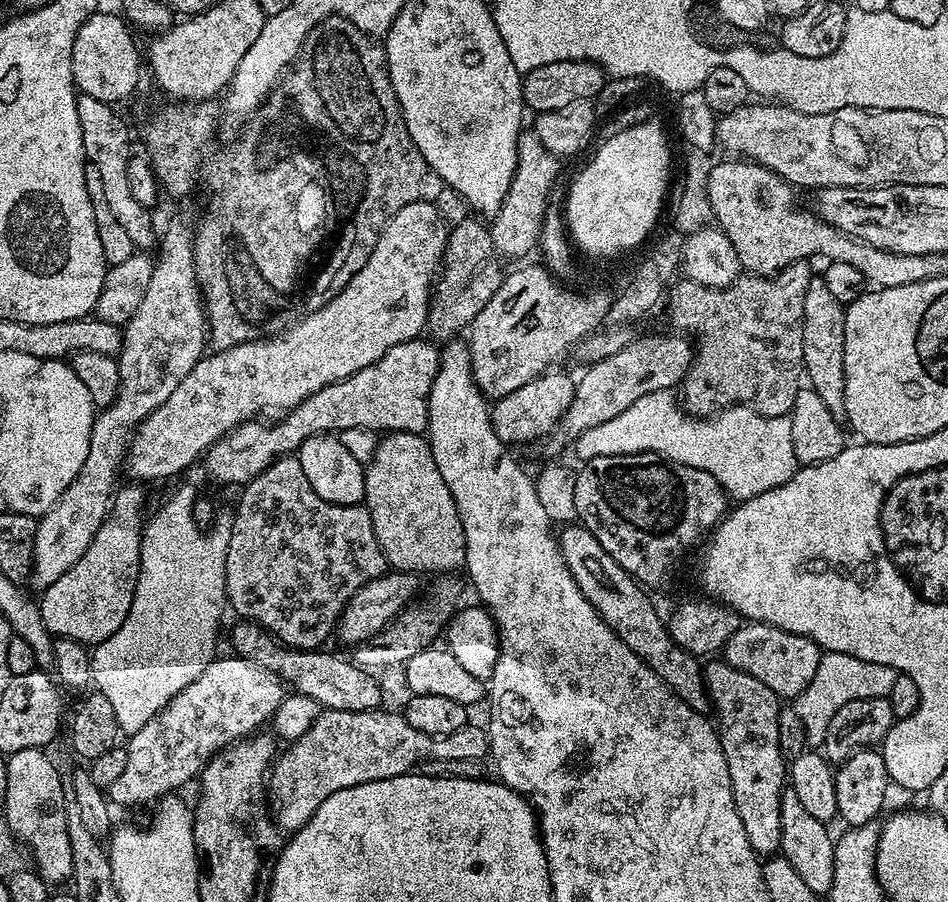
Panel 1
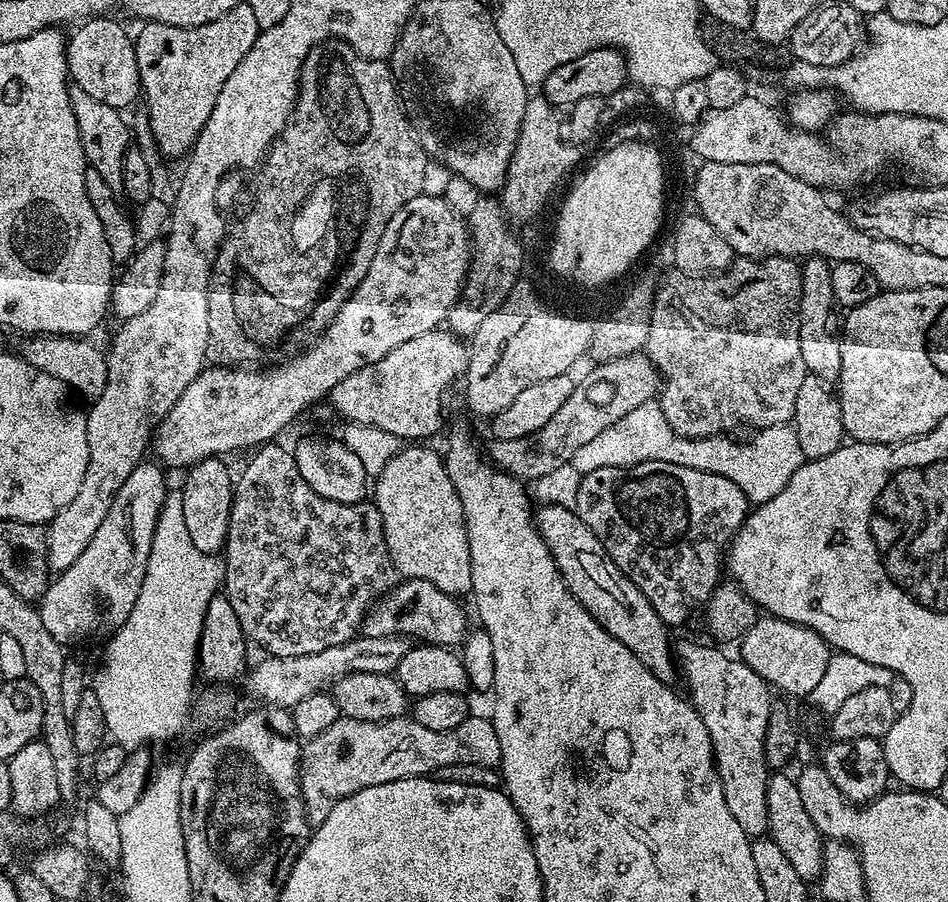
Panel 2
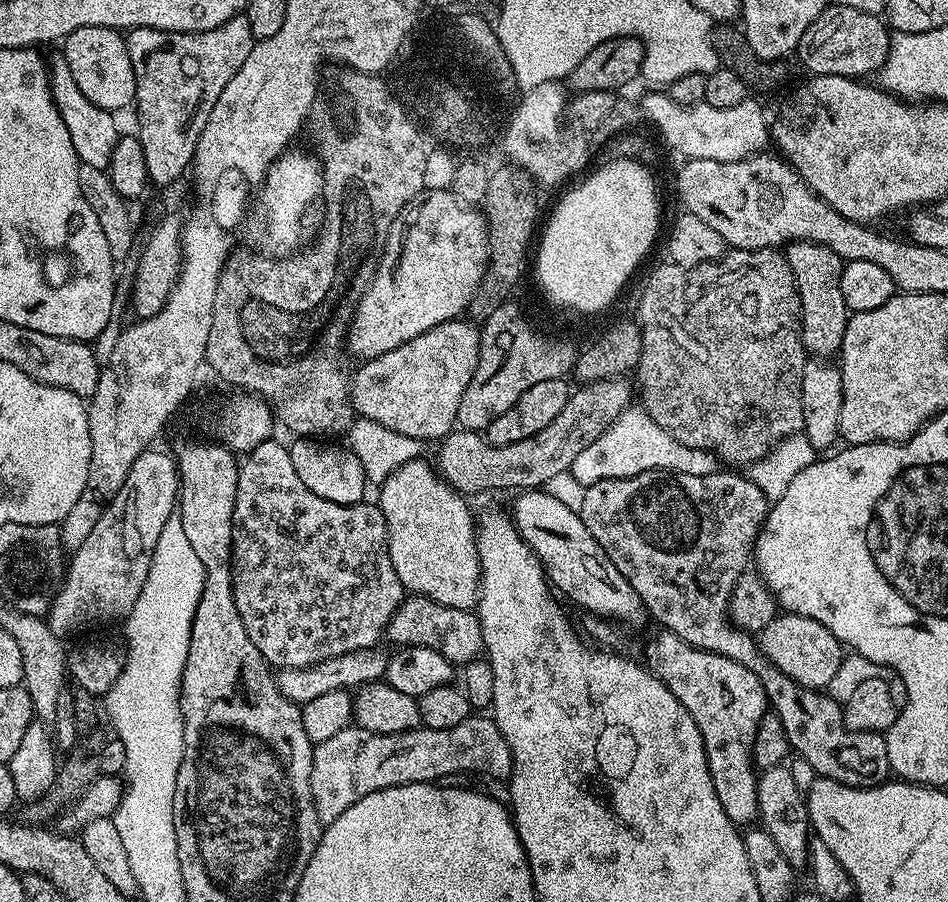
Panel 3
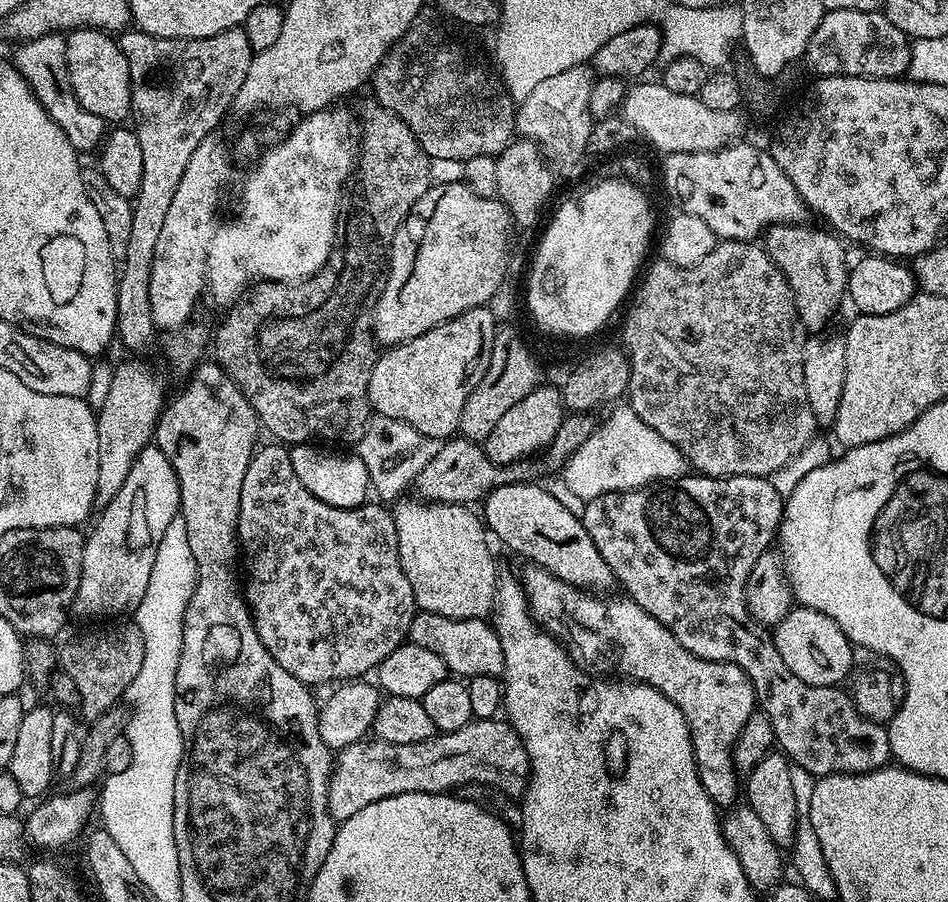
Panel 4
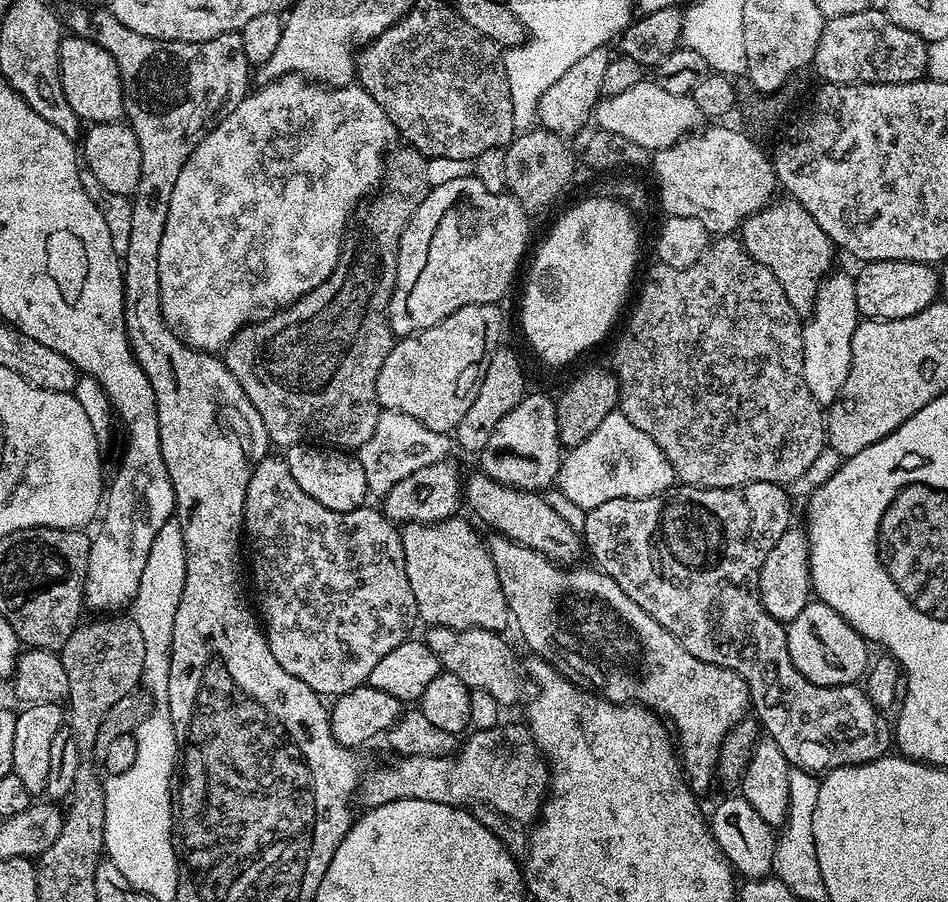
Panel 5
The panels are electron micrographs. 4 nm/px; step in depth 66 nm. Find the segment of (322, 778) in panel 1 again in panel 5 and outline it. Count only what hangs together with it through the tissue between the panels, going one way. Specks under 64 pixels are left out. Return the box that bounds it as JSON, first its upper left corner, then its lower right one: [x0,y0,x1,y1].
[358,723,548,826]

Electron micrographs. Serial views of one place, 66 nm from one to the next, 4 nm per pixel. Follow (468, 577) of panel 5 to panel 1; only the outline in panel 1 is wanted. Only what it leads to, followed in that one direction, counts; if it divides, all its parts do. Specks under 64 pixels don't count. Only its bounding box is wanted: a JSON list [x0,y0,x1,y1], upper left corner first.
[362,432,464,574]

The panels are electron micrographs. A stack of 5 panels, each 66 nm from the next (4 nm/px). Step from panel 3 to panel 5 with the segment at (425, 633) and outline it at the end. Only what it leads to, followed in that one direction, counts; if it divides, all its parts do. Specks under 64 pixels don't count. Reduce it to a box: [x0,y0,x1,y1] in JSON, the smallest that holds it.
[427,627,526,706]

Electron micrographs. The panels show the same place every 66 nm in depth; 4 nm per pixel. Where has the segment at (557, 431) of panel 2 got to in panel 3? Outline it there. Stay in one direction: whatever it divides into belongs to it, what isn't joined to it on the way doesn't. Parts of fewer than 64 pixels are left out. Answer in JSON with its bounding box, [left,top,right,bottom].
[438,378,634,494]

